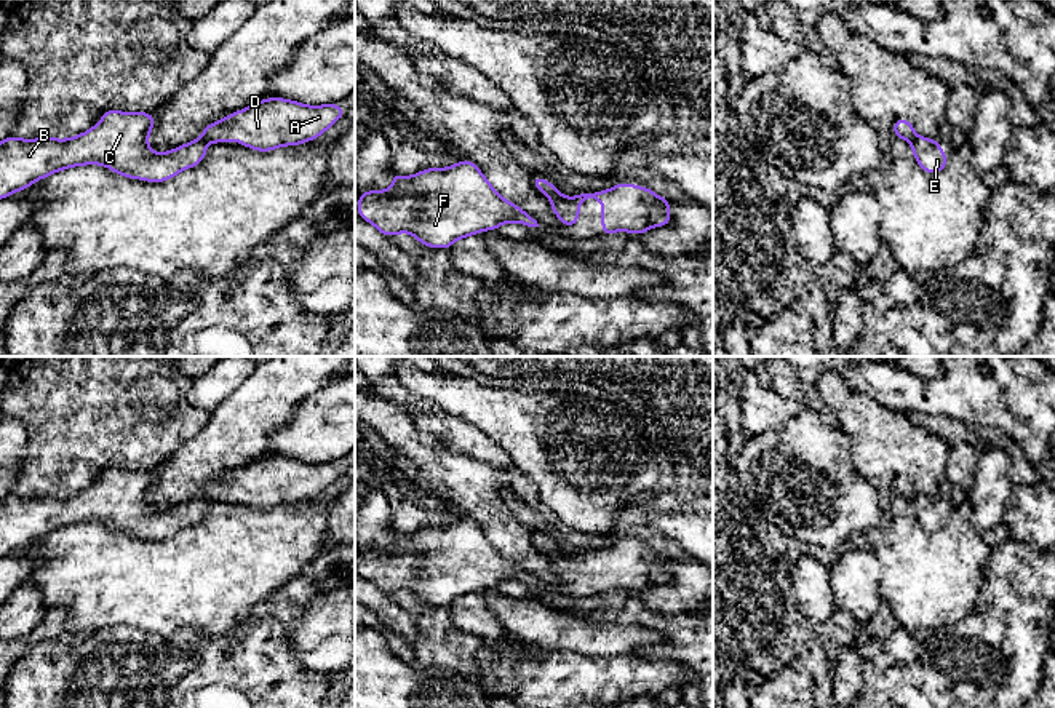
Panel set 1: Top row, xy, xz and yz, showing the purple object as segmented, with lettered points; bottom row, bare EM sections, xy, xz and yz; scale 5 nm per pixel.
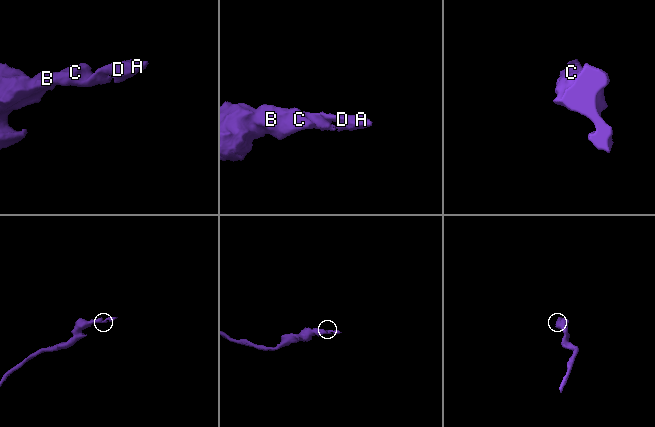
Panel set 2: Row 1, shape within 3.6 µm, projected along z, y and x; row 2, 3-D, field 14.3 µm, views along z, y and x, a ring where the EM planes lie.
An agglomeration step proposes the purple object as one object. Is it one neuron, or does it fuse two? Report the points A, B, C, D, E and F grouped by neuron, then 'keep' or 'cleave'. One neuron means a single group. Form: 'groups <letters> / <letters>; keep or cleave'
groups A B C D E F; keep

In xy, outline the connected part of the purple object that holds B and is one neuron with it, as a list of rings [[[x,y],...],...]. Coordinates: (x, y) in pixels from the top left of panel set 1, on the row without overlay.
[[[269,455],[208,483],[198,497],[174,508],[157,511],[147,502],[147,495],[155,483],[153,471],[106,468],[98,483],[86,491],[69,497],[19,497],[10,494],[2,499],[0,558],[18,548],[26,548],[35,539],[40,539],[53,531],[82,523],[102,523],[125,535],[163,540],[187,526],[200,523],[209,500],[237,499],[248,507],[261,510],[270,510],[285,503],[299,503],[321,494],[345,470],[347,468],[337,462],[305,463],[291,457]]]

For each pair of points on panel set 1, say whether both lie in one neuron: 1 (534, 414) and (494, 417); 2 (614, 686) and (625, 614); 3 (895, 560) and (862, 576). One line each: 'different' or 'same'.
1: same
2: different
3: different

